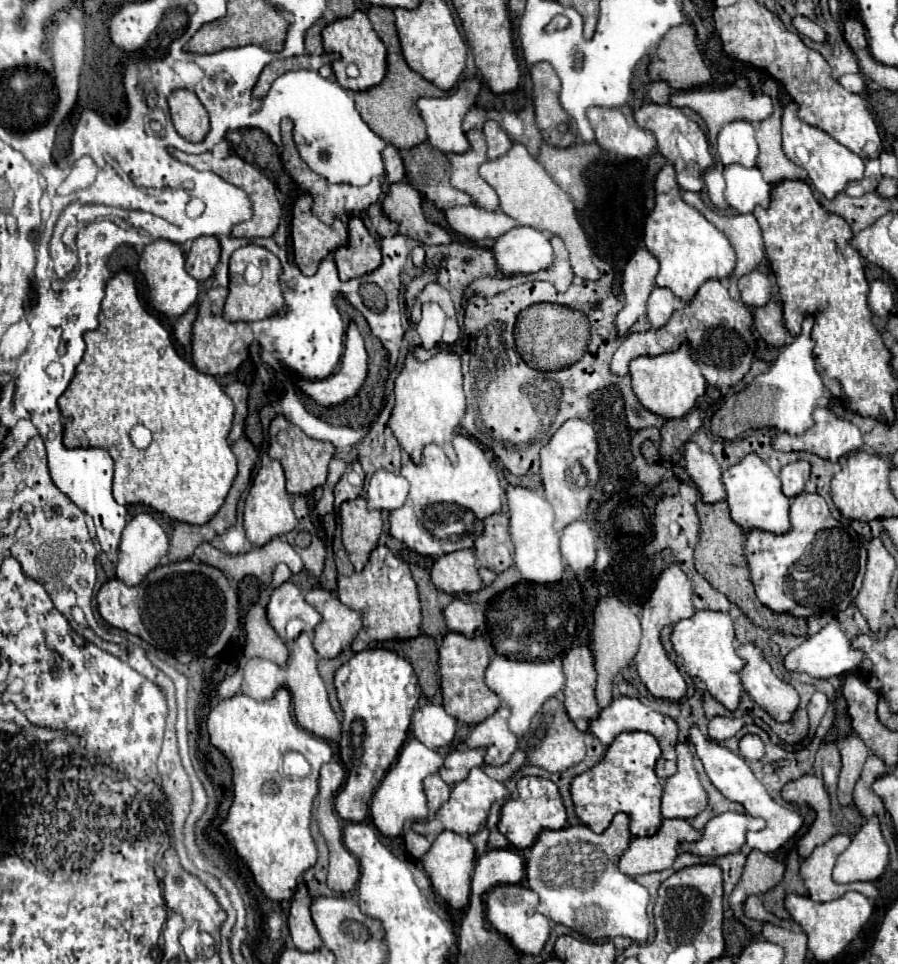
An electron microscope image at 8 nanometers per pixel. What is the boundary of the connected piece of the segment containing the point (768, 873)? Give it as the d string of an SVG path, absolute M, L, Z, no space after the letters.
M752 849L748 853L744 873L742 873L738 885L734 887L732 895L730 895L730 907L732 907L734 915L740 921L744 921L746 919L742 913L744 899L750 895L766 893L768 889L778 885L782 881L782 877L784 877L784 865L780 861L776 861L768 853Z

